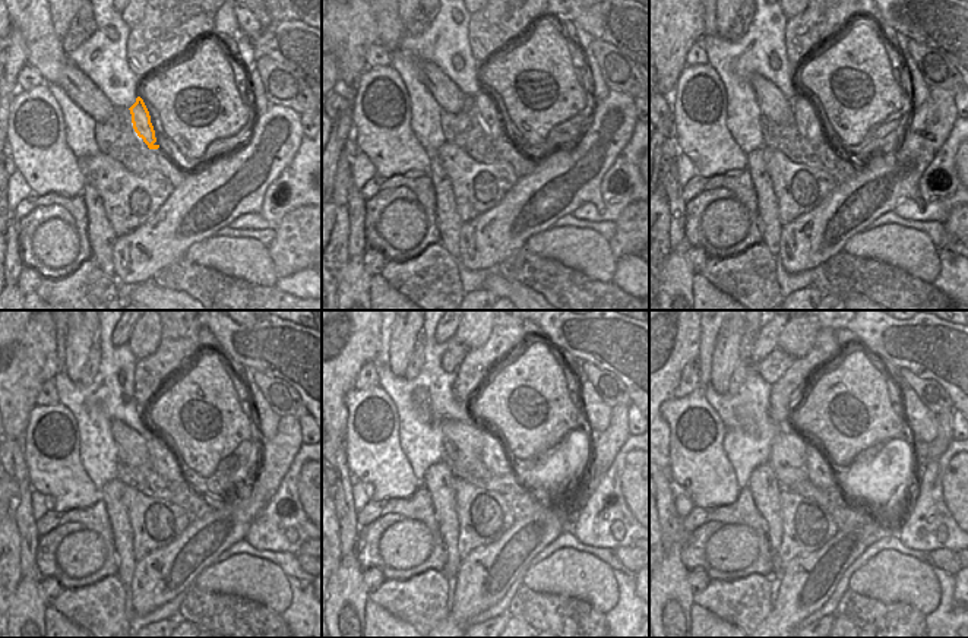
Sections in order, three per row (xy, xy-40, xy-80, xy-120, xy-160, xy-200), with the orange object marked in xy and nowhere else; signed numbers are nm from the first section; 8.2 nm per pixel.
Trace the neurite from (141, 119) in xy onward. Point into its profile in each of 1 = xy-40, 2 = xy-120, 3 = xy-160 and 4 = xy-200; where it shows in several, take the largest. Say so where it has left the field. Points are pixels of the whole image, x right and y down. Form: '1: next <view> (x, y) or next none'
1: next xy-40 (477, 130)
2: next xy-120 (158, 452)
3: next xy-160 (487, 454)
4: next xy-200 (818, 468)

